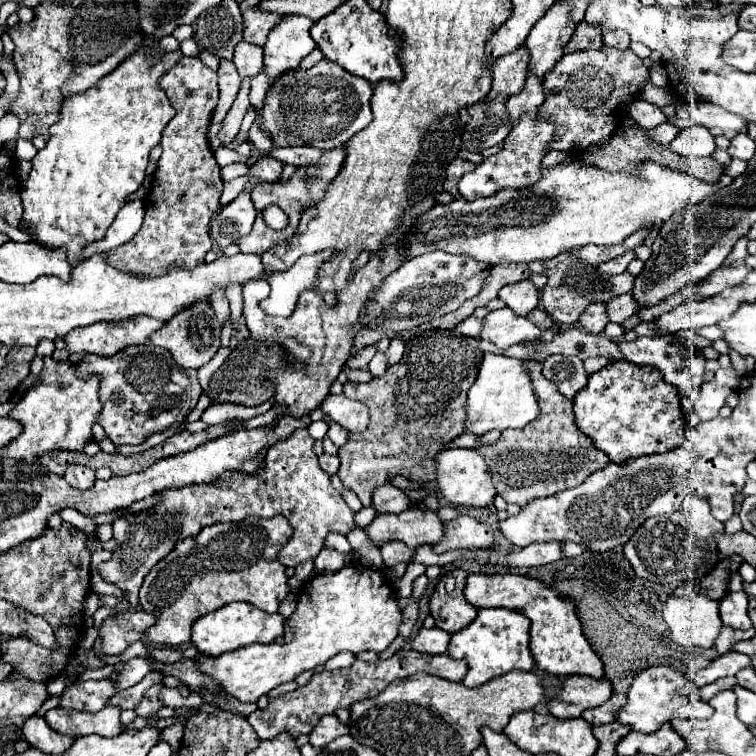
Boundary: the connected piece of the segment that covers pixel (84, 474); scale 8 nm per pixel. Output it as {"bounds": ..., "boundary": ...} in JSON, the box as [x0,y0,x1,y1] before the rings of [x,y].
{"bounds":[65,464,95,490],"boundary":[[[75,464],[75,466],[69,466],[69,468],[67,468],[65,480],[67,480],[71,486],[79,488],[79,490],[87,490],[87,488],[91,488],[93,482],[95,482],[95,472],[93,472],[93,470],[87,470],[87,466],[77,466],[77,464]]]}

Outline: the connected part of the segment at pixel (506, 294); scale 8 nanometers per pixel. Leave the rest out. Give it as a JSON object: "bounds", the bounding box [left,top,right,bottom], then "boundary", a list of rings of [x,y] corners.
{"bounds":[499,280,539,316],"boundary":[[[529,280],[503,286],[499,290],[499,298],[517,316],[527,316],[531,310],[535,310],[539,306],[539,292],[537,292],[537,288]]]}

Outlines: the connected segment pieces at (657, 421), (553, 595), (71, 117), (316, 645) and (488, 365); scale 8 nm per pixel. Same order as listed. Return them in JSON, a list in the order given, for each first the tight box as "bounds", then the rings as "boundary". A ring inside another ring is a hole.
[{"bounds":[573,362,685,464],"boundary":[[[611,362],[603,370],[589,376],[589,384],[579,390],[573,398],[573,410],[575,410],[575,422],[577,428],[593,440],[593,444],[603,450],[611,462],[625,464],[627,460],[669,452],[675,446],[683,444],[683,430],[685,430],[685,416],[681,408],[681,398],[673,386],[663,382],[663,374],[653,368],[635,366],[633,362]]]},{"bounds":[465,574,603,678],"boundary":[[[469,574],[465,598],[475,608],[509,608],[525,614],[531,620],[529,650],[537,668],[543,672],[555,676],[583,674],[591,678],[603,678],[603,662],[583,636],[581,622],[575,614],[575,604],[569,596],[543,586],[539,580],[531,580],[519,574]]]},{"bounds":[21,36,181,266],"boundary":[[[143,36],[141,46],[127,60],[123,60],[123,64],[95,82],[89,90],[71,94],[63,100],[61,118],[49,128],[51,138],[33,158],[31,174],[21,190],[25,206],[21,228],[31,232],[35,242],[47,248],[67,248],[69,262],[75,266],[81,260],[83,248],[105,236],[115,214],[125,204],[125,198],[137,192],[137,188],[143,184],[149,152],[159,144],[161,130],[173,118],[173,106],[169,104],[165,90],[159,86],[159,80],[181,60],[181,56],[181,50],[159,50],[153,36]],[[149,46],[153,46],[153,54],[147,52]]]},{"bounds":[195,564,401,702],"boundary":[[[349,564],[333,574],[317,574],[313,576],[297,602],[297,610],[289,616],[289,626],[293,630],[293,640],[287,644],[269,644],[261,648],[261,644],[251,644],[247,648],[239,648],[235,652],[225,652],[215,658],[195,660],[199,672],[209,676],[225,694],[241,700],[241,702],[257,702],[259,696],[267,694],[269,690],[277,688],[279,684],[285,684],[289,680],[295,680],[301,672],[313,670],[319,664],[325,664],[335,654],[347,650],[353,654],[359,654],[363,650],[383,652],[397,636],[399,636],[399,622],[401,612],[397,608],[393,590],[385,584],[381,572],[363,568],[363,564]]]},{"bounds":[465,352,539,434],"boundary":[[[491,352],[483,354],[477,380],[469,388],[469,396],[465,404],[465,432],[485,434],[491,430],[503,432],[507,428],[523,428],[537,416],[539,416],[537,398],[531,388],[531,378],[525,366],[521,364],[521,360]]]}]

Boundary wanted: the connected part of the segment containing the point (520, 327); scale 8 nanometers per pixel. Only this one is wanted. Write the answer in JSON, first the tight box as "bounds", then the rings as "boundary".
{"bounds":[477,308,541,350],"boundary":[[[501,308],[485,316],[483,330],[477,338],[493,342],[499,350],[507,350],[513,344],[535,340],[539,338],[539,334],[541,330],[533,322],[529,322],[527,318],[515,318],[511,310]]]}

